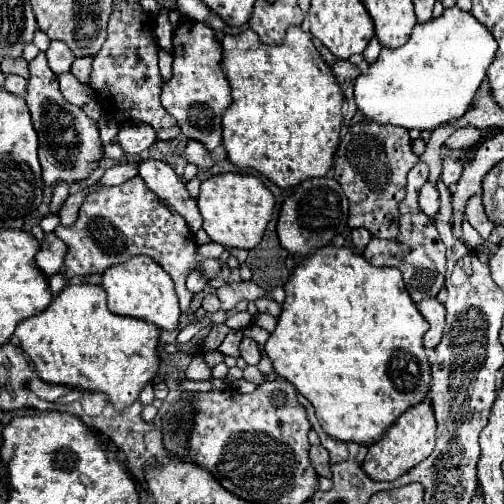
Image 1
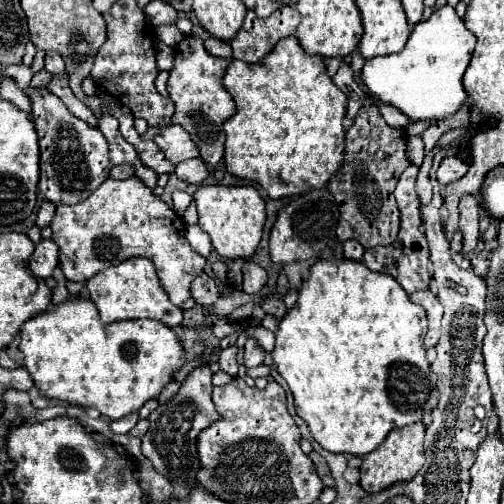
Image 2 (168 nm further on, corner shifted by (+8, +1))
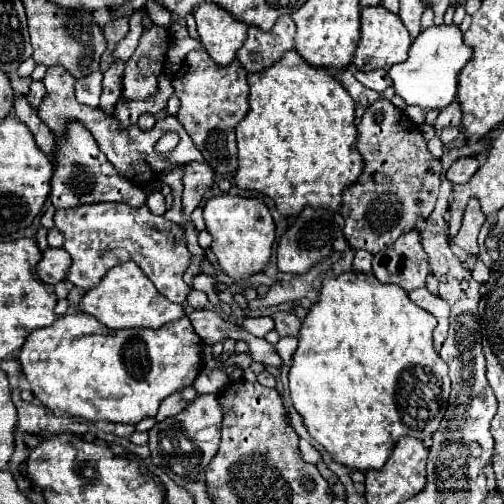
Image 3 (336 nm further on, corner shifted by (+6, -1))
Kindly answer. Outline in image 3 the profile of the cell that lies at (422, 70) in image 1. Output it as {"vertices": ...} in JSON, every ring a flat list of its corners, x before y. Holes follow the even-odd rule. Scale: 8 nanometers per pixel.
{"vertices":[[438,24,422,30,408,52,408,60,394,64,388,68,388,76,392,80,392,88,396,96,400,96,408,106,418,106,424,112,444,110,448,104,456,100,458,74,472,58,472,48,464,44,462,32,458,24]]}

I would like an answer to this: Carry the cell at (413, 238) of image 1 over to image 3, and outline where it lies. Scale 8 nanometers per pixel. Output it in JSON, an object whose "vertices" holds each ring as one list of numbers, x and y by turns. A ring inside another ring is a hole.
{"vertices":[[418,230,402,234,398,242,394,242,394,246,374,254,372,274,380,282,392,282,402,286,406,292,414,288,424,288,430,270,428,256,420,246]]}

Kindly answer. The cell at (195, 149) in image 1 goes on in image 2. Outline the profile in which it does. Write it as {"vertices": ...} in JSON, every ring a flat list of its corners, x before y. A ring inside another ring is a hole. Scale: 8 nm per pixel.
{"vertices":[[192,158,192,160,184,160,176,166,176,176,180,180,184,180,186,184,202,184,204,178,208,178,208,168,204,164,204,160,200,158]]}

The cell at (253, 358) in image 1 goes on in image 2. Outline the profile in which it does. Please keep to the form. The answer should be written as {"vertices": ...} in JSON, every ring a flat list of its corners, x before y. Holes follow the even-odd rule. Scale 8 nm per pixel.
{"vertices":[[253,338,248,339,244,348,244,365,247,368,260,366,264,360,264,348]]}

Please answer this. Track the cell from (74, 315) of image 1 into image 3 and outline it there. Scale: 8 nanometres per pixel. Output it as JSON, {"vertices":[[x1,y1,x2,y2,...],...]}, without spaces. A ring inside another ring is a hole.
{"vertices":[[64,314,58,316,56,322,44,330,34,330,22,350,20,364,32,386,32,394,50,410,68,412,70,416,82,416,90,422,106,420,106,422,122,422,122,424,138,424,142,418,156,416,160,402,176,390,192,384,200,374,200,354,204,342,196,336,190,320,184,316,176,322,170,322,162,328,128,328,128,330,112,330,100,324,92,314]]}

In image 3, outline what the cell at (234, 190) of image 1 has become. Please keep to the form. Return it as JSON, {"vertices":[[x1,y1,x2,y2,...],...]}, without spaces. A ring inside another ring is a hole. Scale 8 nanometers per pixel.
{"vertices":[[232,194,212,196,204,204,204,222,206,230,214,238,210,248,216,254,220,268,228,276,232,276,234,280,242,280,264,270,264,266,270,260,276,232,274,232,274,220,262,200,232,196]]}

